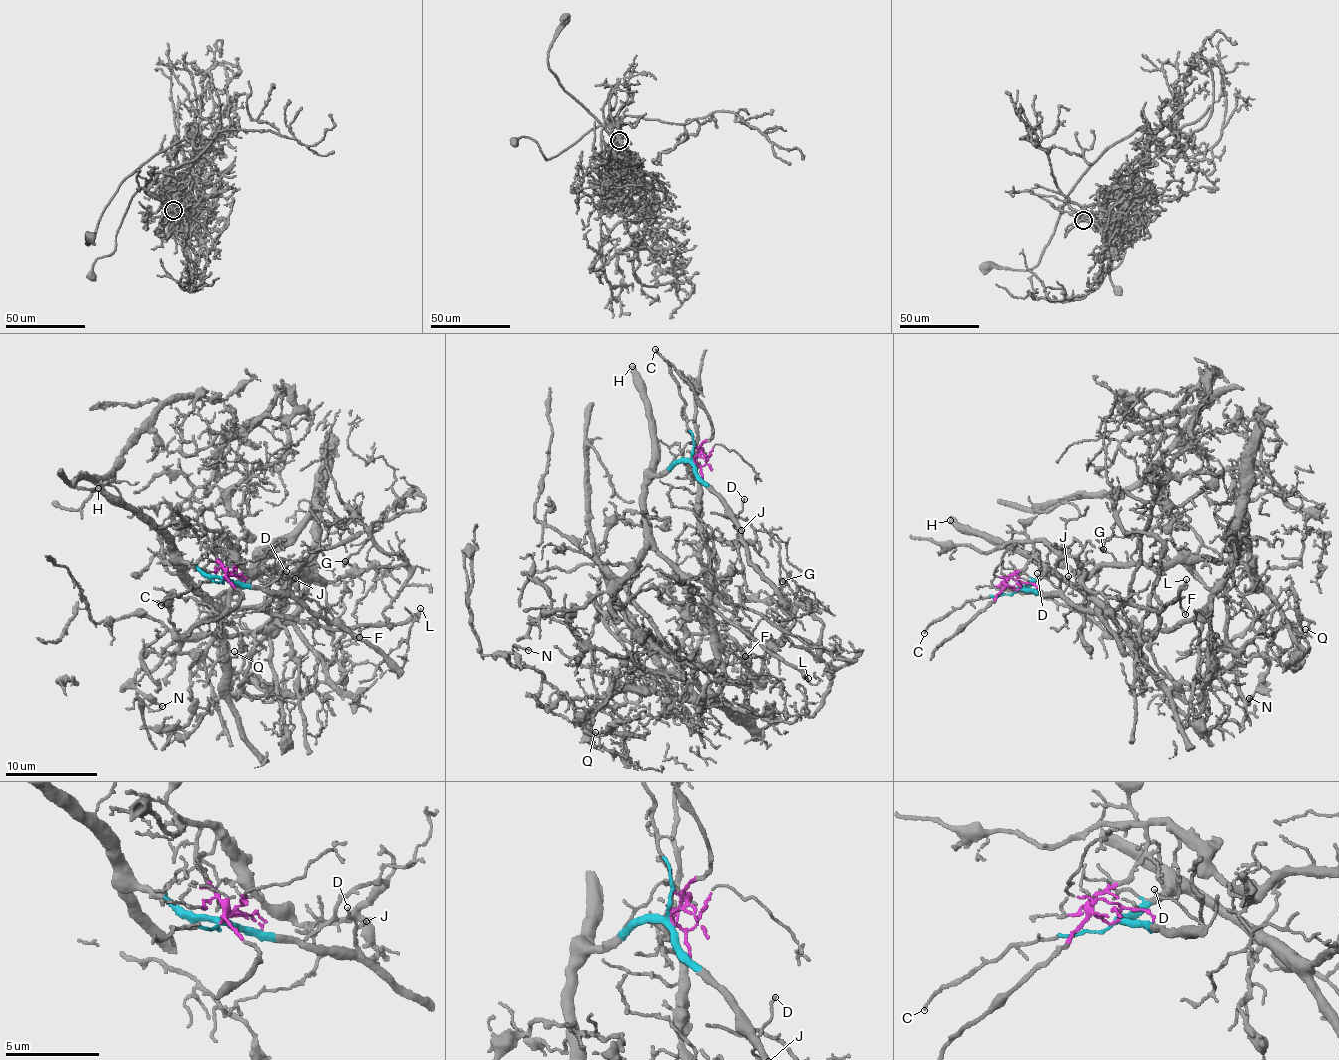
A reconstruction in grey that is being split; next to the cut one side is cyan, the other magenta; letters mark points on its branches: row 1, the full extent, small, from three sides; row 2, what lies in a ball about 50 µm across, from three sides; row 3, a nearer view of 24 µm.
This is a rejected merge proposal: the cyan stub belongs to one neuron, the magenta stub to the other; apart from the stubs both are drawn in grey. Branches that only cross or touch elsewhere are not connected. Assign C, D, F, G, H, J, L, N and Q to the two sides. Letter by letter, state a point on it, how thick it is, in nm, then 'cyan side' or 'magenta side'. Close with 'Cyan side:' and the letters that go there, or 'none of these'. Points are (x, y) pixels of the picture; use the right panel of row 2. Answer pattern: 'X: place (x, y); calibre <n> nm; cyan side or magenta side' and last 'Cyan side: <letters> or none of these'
C: place (924, 633); calibre 170 nm; cyan side
D: place (1037, 573); calibre 130 nm; cyan side
F: place (1185, 614); calibre 170 nm; cyan side
G: place (1103, 549); calibre 150 nm; magenta side
H: place (950, 520); calibre 500 nm; cyan side
J: place (1068, 576); calibre 130 nm; cyan side
L: place (1186, 579); calibre 280 nm; cyan side
N: place (1249, 698); calibre 140 nm; magenta side
Q: place (1305, 629); calibre 140 nm; magenta side
Cyan side: C, D, F, H, J, L

